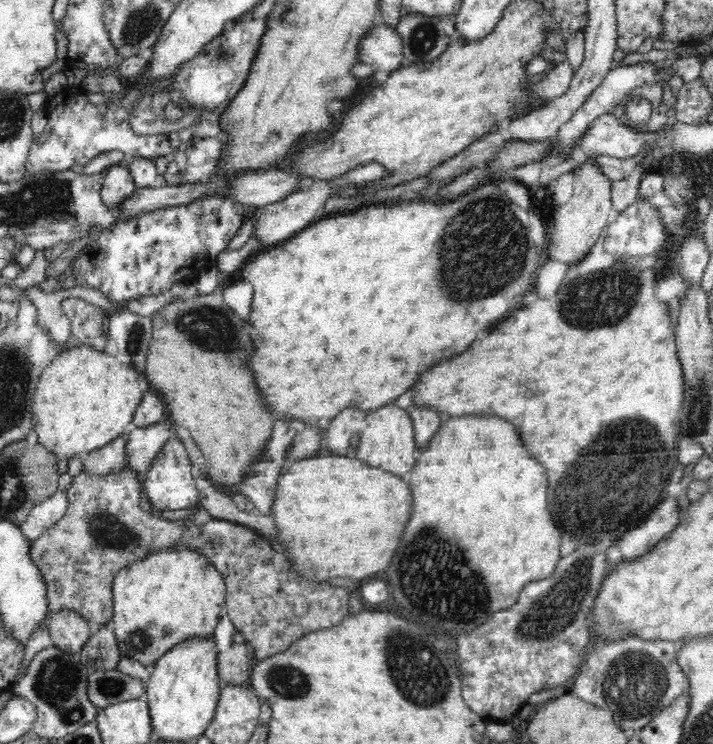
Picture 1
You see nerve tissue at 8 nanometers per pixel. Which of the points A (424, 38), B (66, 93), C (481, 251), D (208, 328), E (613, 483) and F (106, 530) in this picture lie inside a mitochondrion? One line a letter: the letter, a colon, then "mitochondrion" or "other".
A: mitochondrion
B: other
C: mitochondrion
D: mitochondrion
E: mitochondrion
F: mitochondrion

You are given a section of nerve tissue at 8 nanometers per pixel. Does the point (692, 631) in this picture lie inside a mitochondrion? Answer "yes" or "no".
no

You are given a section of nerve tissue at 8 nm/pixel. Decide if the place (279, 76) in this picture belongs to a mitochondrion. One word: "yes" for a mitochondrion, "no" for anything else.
no

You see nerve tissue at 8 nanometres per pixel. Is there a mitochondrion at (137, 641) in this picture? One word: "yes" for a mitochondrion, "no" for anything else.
yes

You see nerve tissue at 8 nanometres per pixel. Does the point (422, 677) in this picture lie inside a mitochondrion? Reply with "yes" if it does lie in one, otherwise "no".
yes

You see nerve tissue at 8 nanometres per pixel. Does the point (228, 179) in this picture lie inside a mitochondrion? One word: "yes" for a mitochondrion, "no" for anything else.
no

